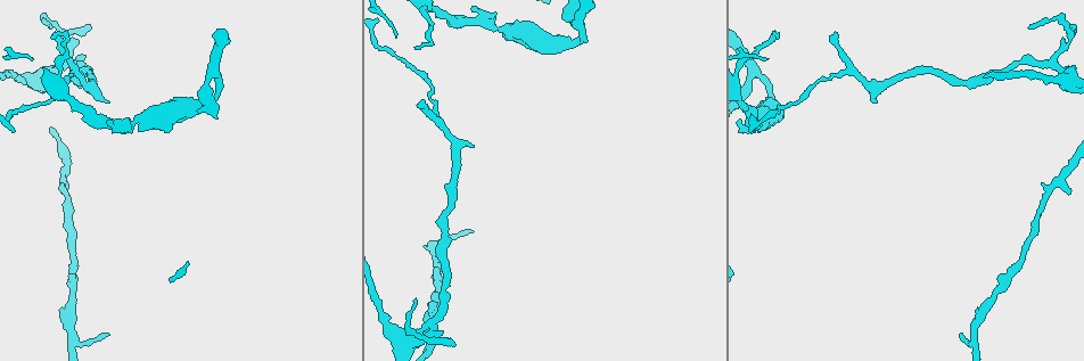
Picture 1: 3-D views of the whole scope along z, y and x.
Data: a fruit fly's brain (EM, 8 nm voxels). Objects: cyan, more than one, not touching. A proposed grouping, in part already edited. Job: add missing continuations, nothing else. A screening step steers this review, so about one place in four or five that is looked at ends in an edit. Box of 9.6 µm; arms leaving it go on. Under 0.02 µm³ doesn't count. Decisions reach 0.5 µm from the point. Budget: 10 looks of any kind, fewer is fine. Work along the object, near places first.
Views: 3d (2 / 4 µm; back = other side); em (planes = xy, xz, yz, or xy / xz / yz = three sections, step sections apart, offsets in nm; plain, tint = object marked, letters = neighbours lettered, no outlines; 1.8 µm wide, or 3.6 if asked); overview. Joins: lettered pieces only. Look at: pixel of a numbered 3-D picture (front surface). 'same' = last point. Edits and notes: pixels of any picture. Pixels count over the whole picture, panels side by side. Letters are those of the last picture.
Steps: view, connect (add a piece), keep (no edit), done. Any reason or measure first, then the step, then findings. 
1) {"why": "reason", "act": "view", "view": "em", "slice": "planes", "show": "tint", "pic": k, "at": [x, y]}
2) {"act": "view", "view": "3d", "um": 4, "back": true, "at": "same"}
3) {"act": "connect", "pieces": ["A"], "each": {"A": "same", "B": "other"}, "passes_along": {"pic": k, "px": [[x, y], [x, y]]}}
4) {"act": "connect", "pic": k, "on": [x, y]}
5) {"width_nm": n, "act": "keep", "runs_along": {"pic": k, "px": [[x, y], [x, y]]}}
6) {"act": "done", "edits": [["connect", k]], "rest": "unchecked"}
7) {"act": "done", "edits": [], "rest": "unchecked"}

{"why": "tapers out", "act": "view", "view": "em", "slice": "yz", "step": 16, "show": "tint", "pic": 1, "at": [1069, 194]}

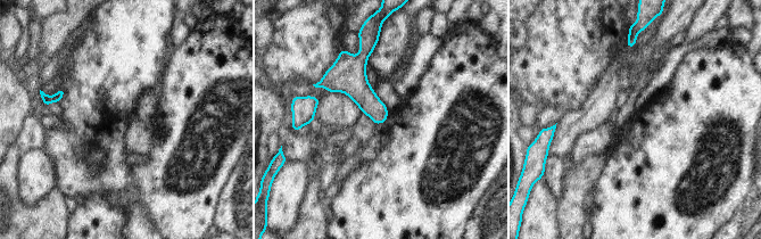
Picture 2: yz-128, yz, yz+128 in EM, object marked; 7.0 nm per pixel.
{"why": "another direction", "act": "view", "view": "em", "slice": "xz", "step": 16, "show": "letters", "at": "same"}

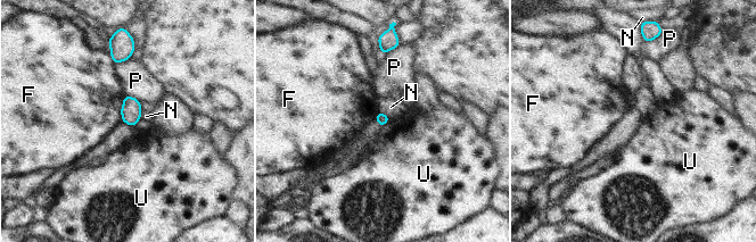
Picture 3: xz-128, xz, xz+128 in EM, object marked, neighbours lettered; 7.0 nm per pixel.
{"act": "keep", "each": {"F": "other", "N": "other", "P": "other", "U": "other"}, "border": {"pic": 3, "px": [[391, 118], [380, 128]]}, "found": "none of them fits"}

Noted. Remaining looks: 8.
{"why": "thin end", "act": "view", "view": "3d", "um": 4, "pic": 1, "at": [473, 230]}

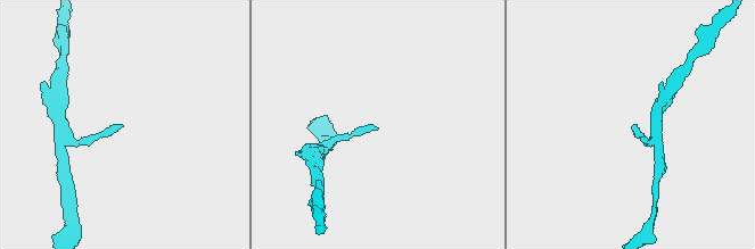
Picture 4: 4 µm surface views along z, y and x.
{"act": "view", "view": "em", "slice": "planes", "show": "letters", "pic": 4, "at": [633, 126]}

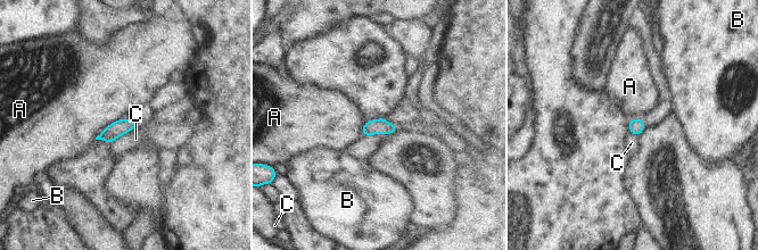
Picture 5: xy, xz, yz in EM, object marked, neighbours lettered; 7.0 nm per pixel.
{"act": "keep", "each": {"A": "other", "B": "other", "C": "other"}, "border": {"pic": 5, "px": [[125, 117], [112, 122], [95, 139]]}, "found": "no lettered piece goes on from it"}

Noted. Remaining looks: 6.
{"why": "branch stops here", "act": "view", "view": "3d", "um": 4, "pic": 1, "at": [835, 35]}

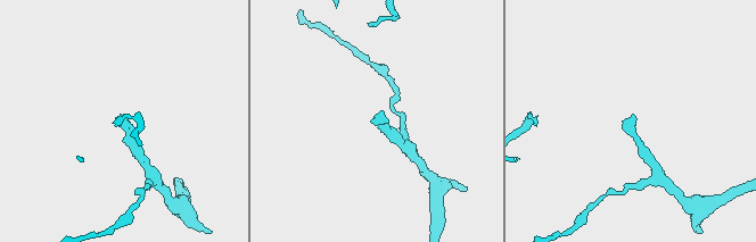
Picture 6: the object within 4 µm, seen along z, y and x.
{"act": "view", "view": "em", "slice": "planes", "show": "tint", "pic": 6, "at": [371, 122]}

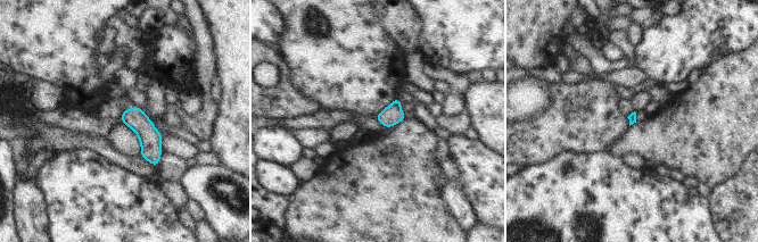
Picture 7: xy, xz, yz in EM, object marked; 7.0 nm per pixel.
{"why": "what lies round it", "act": "view", "view": "em", "slice": "planes", "show": "letters", "at": "same"}

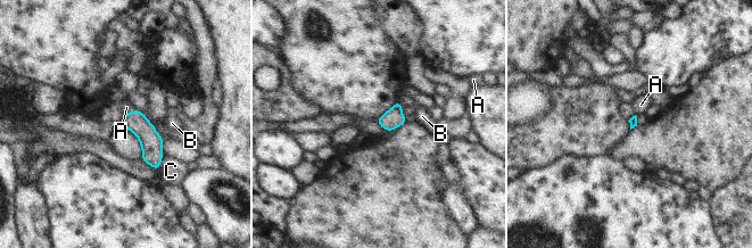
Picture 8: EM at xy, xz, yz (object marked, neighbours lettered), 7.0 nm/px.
{"act": "connect", "pieces": ["A"], "each": {"A": "same", "B": "other", "C": "other"}, "passes_along": {"pic": 8, "px": [[150, 141], [131, 112], [126, 107]]}, "found": "it goes on there"}

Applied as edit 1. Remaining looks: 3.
{"act": "view", "view": "overview"}

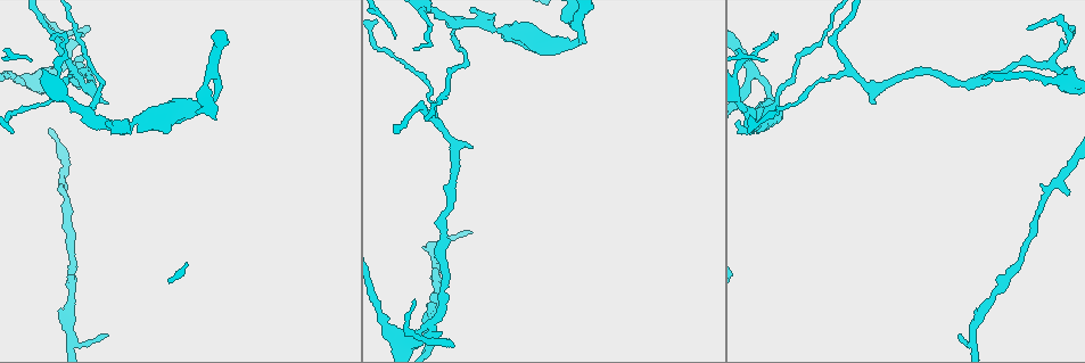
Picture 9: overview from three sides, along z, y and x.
{"why": "tapers out", "act": "view", "view": "em", "slice": "planes", "show": "letters", "pic": 9, "at": [414, 300]}

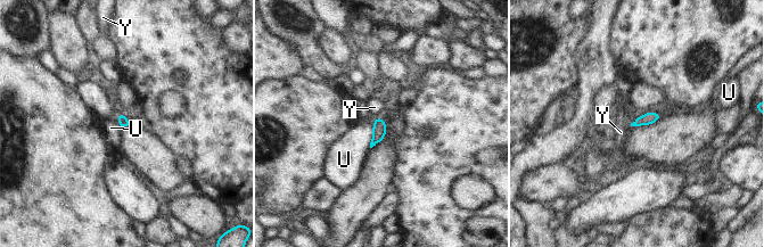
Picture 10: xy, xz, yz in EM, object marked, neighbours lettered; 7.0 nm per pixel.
{"act": "keep", "each": {"U": "other", "Y": "other"}, "border": {"pic": 10, "px": [[379, 116], [375, 118]]}, "found": "none of them fits"}

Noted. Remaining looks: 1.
{"act": "done", "edits": [["connect", 8]], "rest": "unchecked"}

